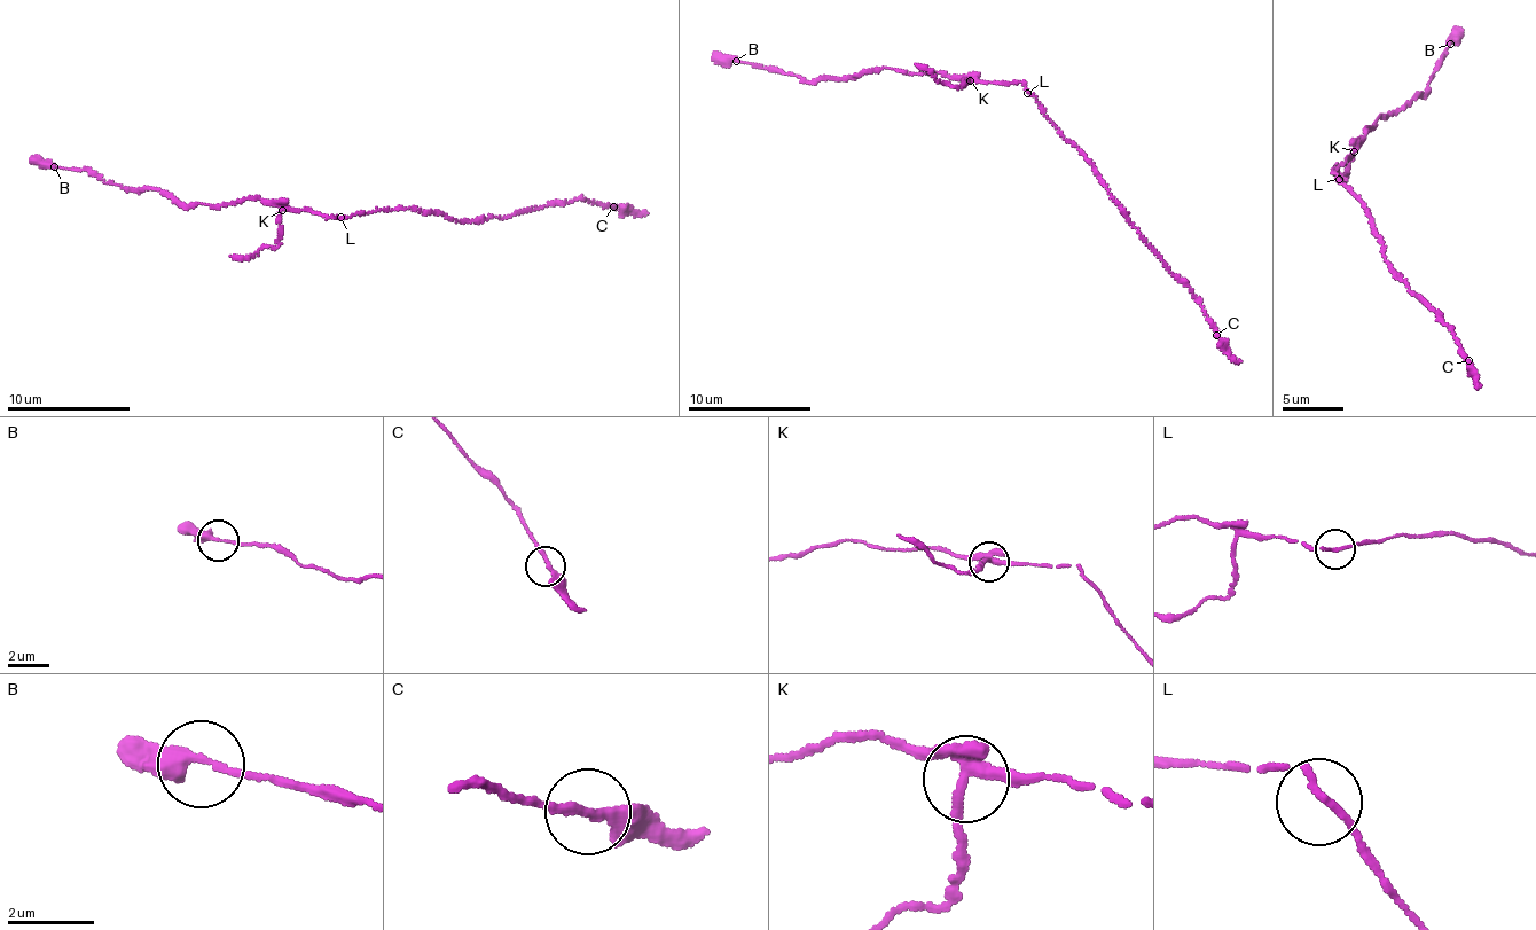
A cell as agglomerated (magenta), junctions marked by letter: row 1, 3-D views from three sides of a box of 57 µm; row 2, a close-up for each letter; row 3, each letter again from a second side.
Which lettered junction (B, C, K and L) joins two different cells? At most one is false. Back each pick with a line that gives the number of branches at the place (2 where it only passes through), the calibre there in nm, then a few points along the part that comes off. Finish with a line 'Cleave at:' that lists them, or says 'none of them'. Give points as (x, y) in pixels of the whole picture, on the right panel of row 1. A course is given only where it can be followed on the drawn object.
K: Branches: 3. Thickness 240 nm. Course of the part to remove: (1355, 150), (1347, 177), (1341, 176), (1337, 163)
Cleave at: K

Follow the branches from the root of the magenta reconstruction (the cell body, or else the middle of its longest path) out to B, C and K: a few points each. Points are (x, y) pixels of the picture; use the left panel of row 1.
B: (339, 218), (253, 197), (219, 206), (180, 204), (162, 190), (104, 182), (87, 170), (54, 166)
C: (339, 218), (388, 209), (430, 211), (457, 220), (503, 218), (582, 197), (613, 206)
K: (339, 218), (282, 209)

